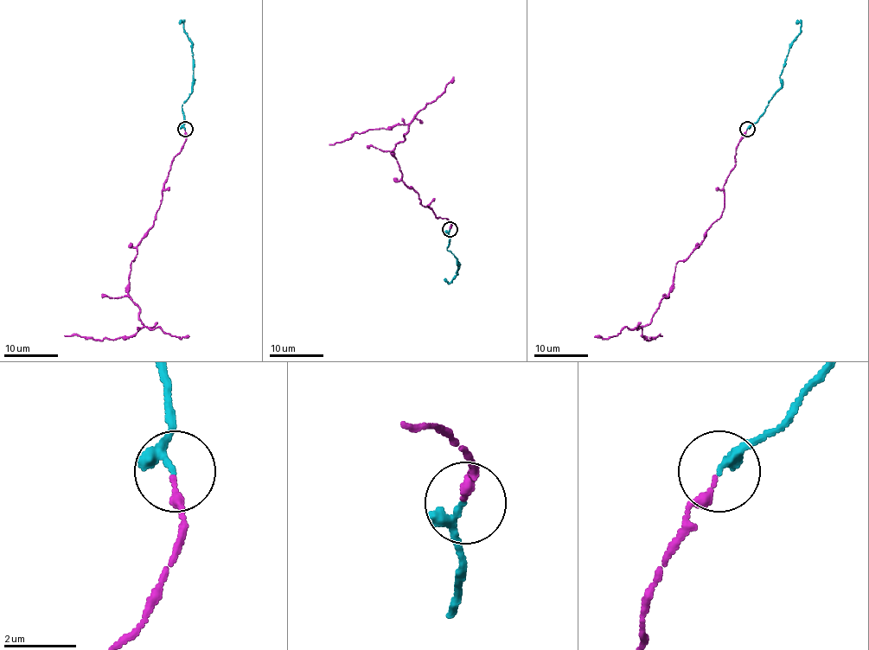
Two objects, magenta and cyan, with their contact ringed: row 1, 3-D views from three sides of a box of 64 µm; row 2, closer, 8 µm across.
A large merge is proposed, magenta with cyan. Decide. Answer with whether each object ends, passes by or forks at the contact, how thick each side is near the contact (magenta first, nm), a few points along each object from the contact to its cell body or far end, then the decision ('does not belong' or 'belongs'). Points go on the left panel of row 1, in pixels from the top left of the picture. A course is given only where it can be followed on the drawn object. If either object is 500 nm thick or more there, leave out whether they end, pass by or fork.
magenta ends there; cyan ends there; 240 nm thick on the magenta side, 260 nm on the other; magenta runs (185, 129), (154, 224), (131, 264), (128, 296), (143, 326), (113, 340), (65, 336); cyan runs (185, 129), (182, 106), (192, 86), (192, 42), (184, 31), (182, 23), (179, 23); belongs

